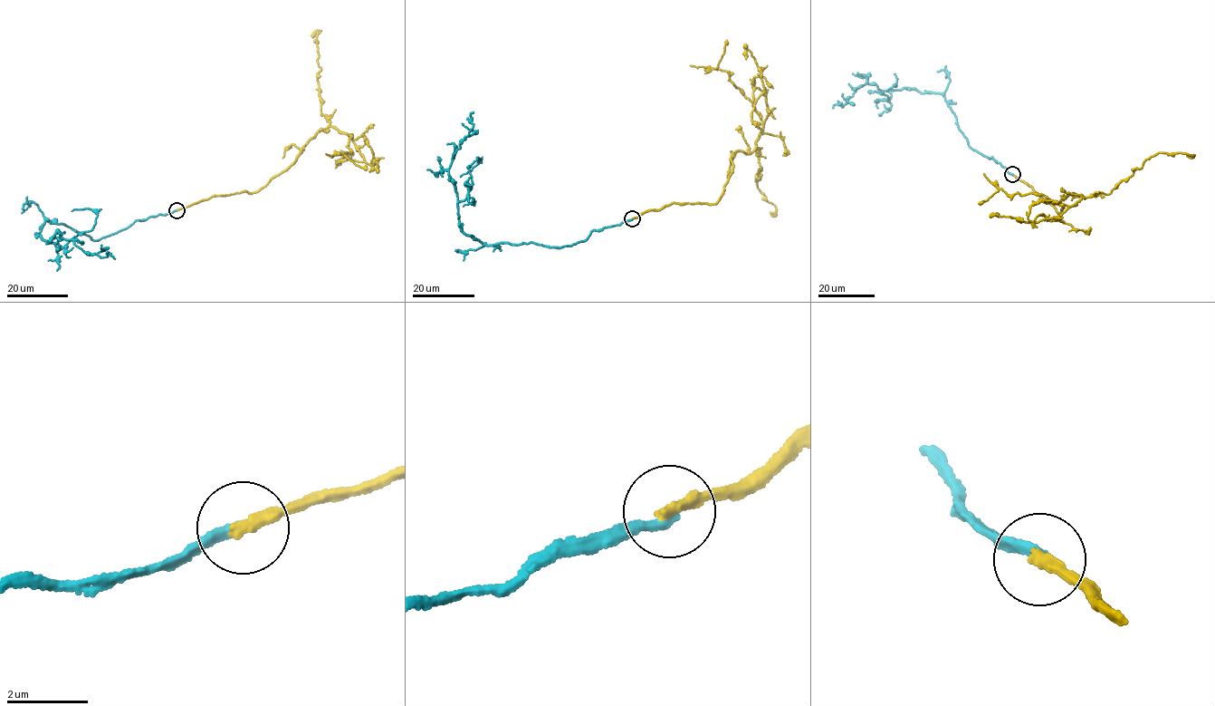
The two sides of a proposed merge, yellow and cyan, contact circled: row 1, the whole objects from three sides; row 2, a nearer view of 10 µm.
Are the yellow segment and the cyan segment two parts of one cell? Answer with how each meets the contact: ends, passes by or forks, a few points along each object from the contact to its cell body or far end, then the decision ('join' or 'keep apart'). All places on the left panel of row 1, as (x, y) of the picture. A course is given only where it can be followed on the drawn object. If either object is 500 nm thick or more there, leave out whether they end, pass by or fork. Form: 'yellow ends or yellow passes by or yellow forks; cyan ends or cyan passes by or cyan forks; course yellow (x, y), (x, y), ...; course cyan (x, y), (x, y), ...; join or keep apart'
yellow ends; cyan ends; course yellow (176, 210), (260, 190), (331, 126), (364, 160), (338, 164), (349, 155), (339, 150); course cyan (176, 209), (136, 220), (95, 240), (45, 221), (36, 234), (46, 242), (71, 240), (86, 252), (115, 258); keep apart

